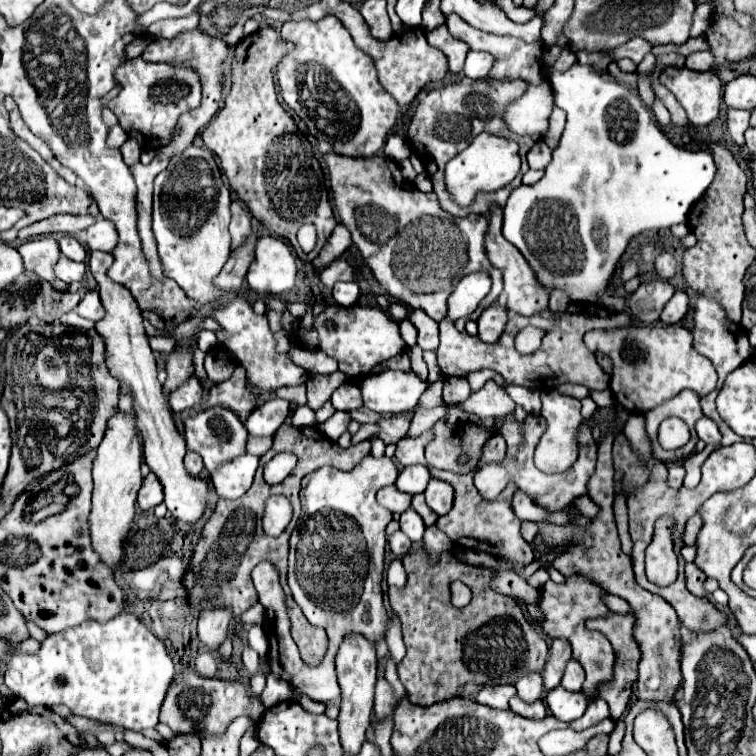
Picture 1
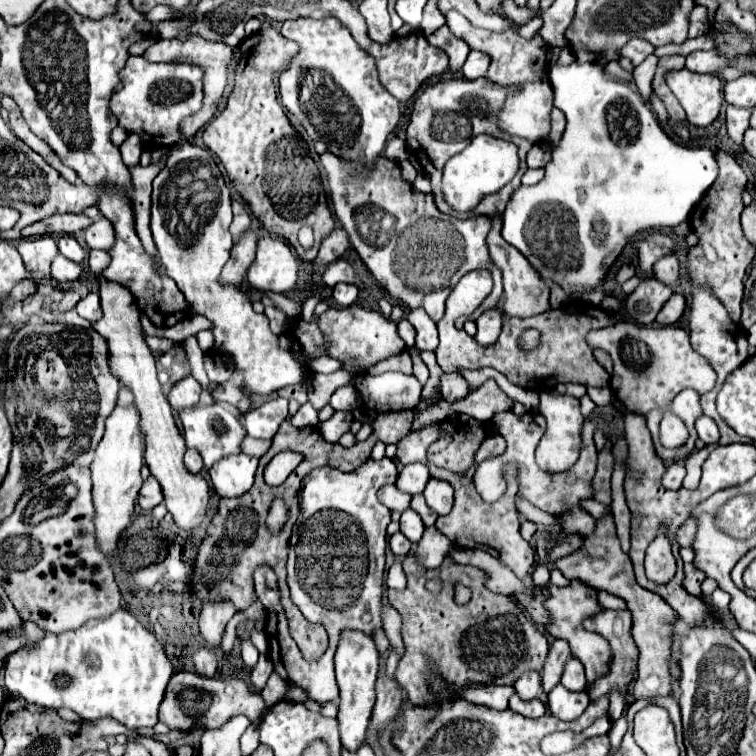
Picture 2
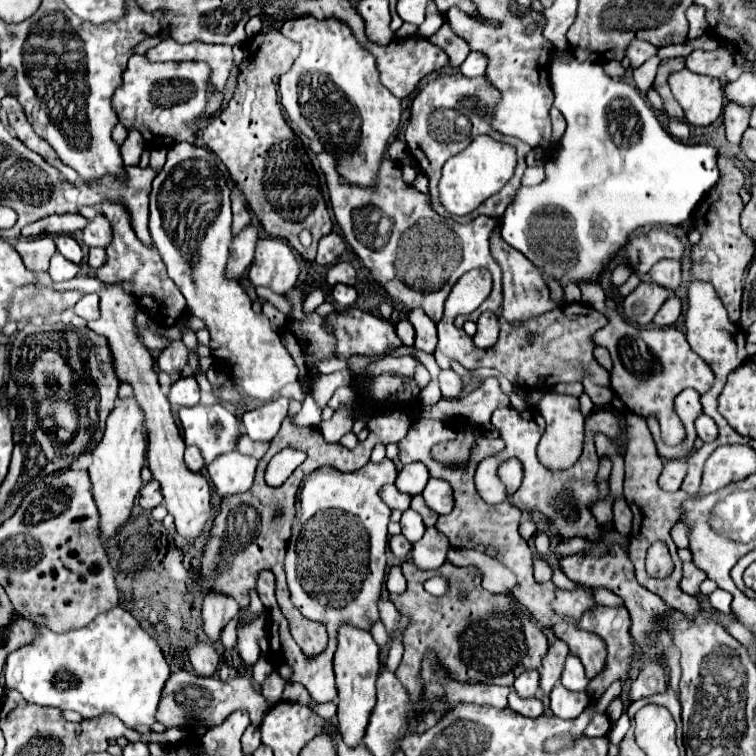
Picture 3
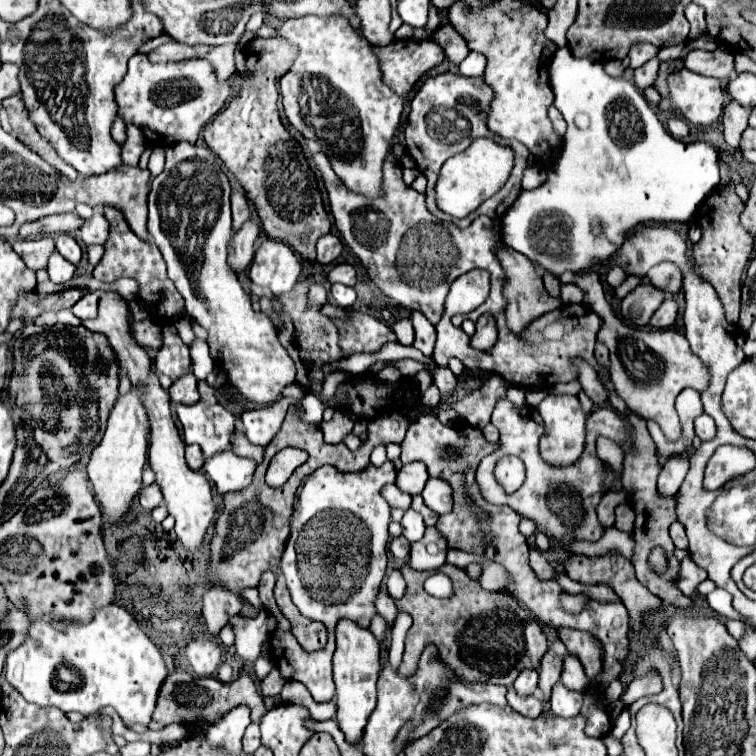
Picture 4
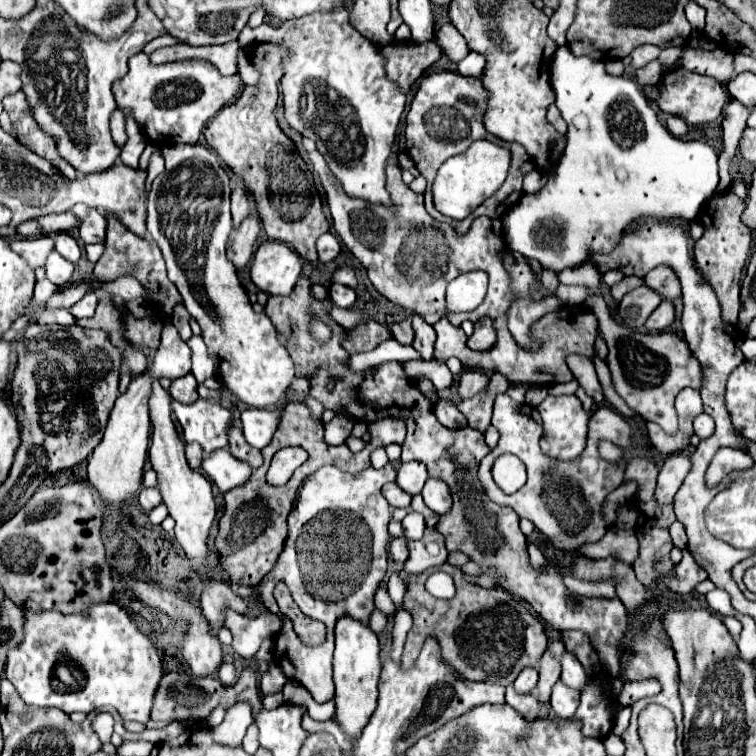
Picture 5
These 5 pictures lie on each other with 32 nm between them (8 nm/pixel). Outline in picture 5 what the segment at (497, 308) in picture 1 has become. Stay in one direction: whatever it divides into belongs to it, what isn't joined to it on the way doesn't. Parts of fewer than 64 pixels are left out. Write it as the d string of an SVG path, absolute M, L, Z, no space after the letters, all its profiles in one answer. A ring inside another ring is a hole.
M484 318L478 324L474 324L474 334L468 338L466 344L470 350L482 352L482 350L490 350L494 342L496 342L496 330L492 326L492 320Z

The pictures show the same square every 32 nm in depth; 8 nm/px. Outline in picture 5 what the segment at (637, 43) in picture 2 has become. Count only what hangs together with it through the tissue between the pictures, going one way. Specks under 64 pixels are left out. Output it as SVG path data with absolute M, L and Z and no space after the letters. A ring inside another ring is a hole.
M640 46L640 48L636 48L630 56L632 56L632 66L638 70L638 68L644 68L648 62L652 62L652 60L656 60L658 58L658 54L660 54L660 48L656 48L656 46Z

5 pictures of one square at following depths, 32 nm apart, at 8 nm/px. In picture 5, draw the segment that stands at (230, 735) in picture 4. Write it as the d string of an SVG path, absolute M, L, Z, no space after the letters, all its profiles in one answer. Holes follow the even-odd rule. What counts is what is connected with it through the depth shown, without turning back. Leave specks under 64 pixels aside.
M236 702L232 708L228 708L224 722L218 728L212 728L212 736L220 744L242 746L244 732L252 722L252 706L248 702Z

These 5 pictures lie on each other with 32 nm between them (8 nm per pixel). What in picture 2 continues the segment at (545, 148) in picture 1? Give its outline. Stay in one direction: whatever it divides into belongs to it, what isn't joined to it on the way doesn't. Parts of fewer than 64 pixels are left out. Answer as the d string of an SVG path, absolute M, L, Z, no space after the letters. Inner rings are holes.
M535 144L526 156L529 168L544 168L551 160L551 148L546 144Z

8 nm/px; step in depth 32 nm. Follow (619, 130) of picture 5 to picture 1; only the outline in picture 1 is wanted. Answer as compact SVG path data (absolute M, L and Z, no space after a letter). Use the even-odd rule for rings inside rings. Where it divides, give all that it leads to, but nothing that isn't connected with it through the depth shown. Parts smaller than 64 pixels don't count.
M576 62L576 64L572 64L564 72L554 70L550 74L550 86L552 86L552 92L554 92L554 104L566 112L568 122L566 122L566 128L562 132L560 144L552 152L552 162L546 166L544 178L540 182L532 184L532 186L518 186L512 192L512 196L508 198L506 208L504 208L504 228L502 228L502 234L504 234L504 238L510 244L514 244L524 254L524 258L528 260L528 264L532 266L532 270L536 272L538 280L544 286L548 286L548 288L560 288L560 290L568 292L568 296L572 300L588 300L588 302L592 302L592 296L600 294L608 286L608 280L614 274L616 262L624 254L630 238L636 236L636 234L640 234L640 232L652 232L652 230L670 228L670 226L676 226L680 222L686 222L692 204L696 200L700 200L700 196L712 184L718 168L716 168L716 162L714 162L714 158L712 158L712 154L708 150L686 150L686 148L680 148L674 142L670 142L664 136L664 132L660 130L660 126L656 124L656 118L654 118L652 110L648 106L644 106L644 102L642 102L642 98L638 94L634 94L628 86L624 86L624 84L608 78L606 74L602 74L600 70L596 70L596 68L588 66L588 64L580 66Z

